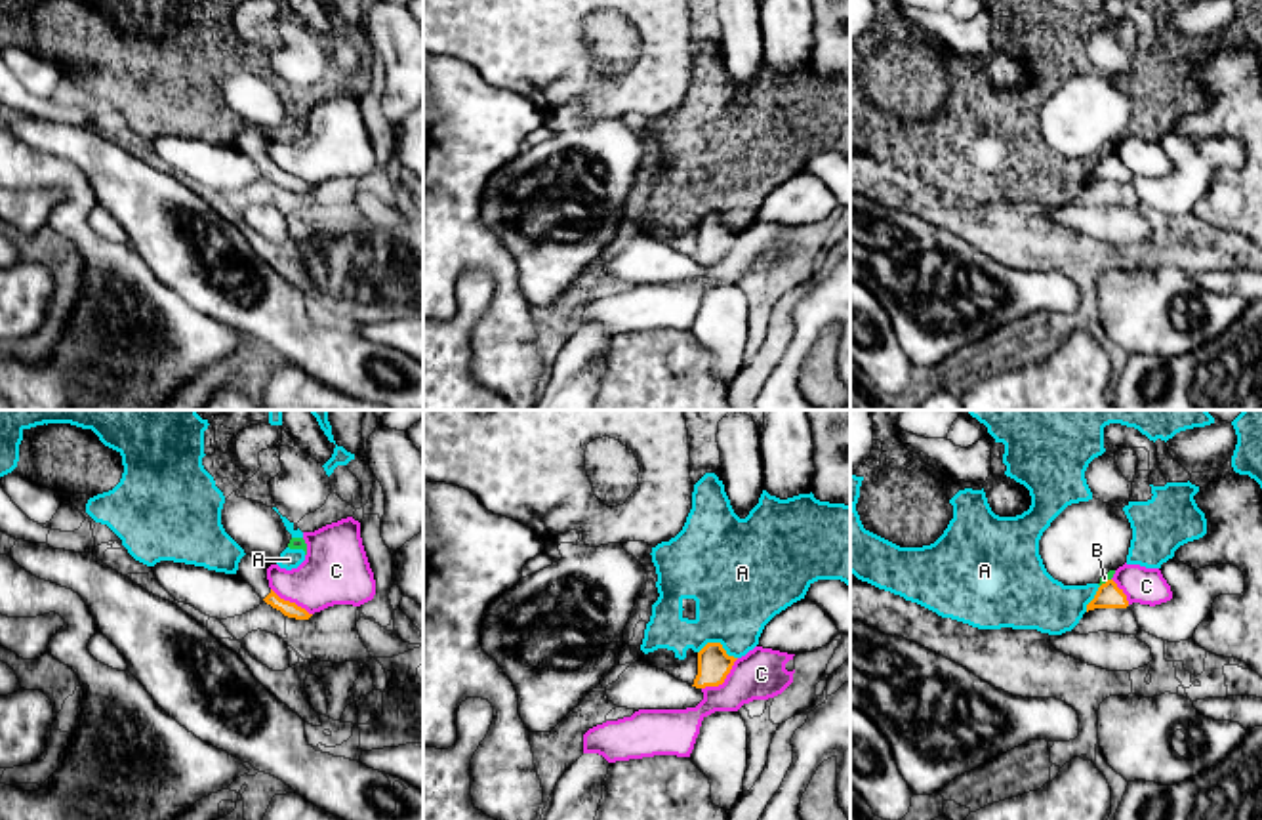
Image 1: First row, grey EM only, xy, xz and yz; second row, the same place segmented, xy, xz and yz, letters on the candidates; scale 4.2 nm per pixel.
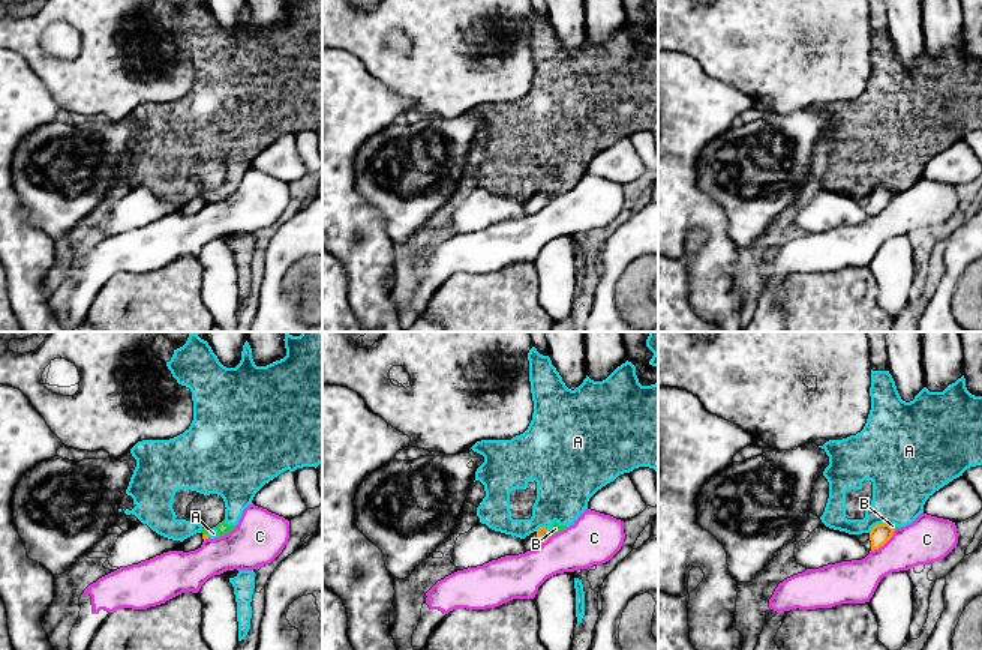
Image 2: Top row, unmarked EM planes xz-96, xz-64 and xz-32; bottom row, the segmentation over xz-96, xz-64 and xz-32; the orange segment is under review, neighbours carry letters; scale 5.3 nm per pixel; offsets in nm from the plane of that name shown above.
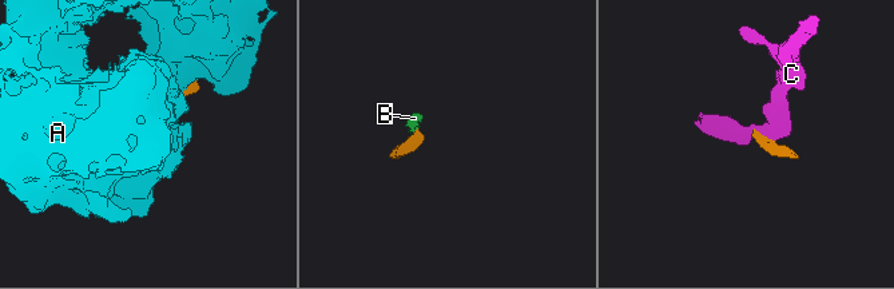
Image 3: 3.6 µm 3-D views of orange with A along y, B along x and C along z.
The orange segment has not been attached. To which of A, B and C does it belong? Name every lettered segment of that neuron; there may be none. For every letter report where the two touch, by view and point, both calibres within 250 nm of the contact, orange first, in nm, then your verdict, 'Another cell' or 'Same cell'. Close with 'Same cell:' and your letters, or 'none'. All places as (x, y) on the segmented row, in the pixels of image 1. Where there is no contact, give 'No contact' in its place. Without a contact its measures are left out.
A: Touches orange at xz (719, 643). Thickness 140 nm (orange) against 380 nm. Another cell
B: Touches orange at yz (1106, 582). Thickness 110 nm (orange) against 40 nm. Another cell
C: Touches orange at xz (723, 681). Thickness 140 nm (orange) against 220 nm. Another cell
Same cell: none

